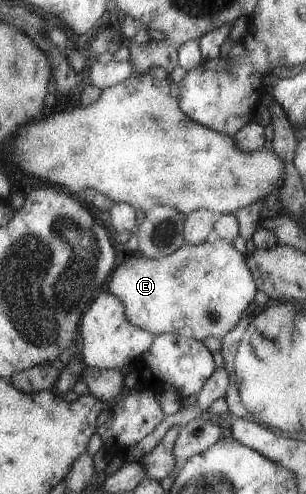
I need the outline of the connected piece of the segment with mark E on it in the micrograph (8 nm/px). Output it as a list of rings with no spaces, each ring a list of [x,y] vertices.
[[[212,238],[197,245],[185,242],[176,252],[159,259],[151,259],[138,252],[132,254],[112,272],[105,289],[124,301],[129,321],[138,328],[151,332],[155,337],[174,333],[203,341],[209,336],[223,339],[243,319],[259,287],[247,265],[246,254],[236,250],[232,241]]]

